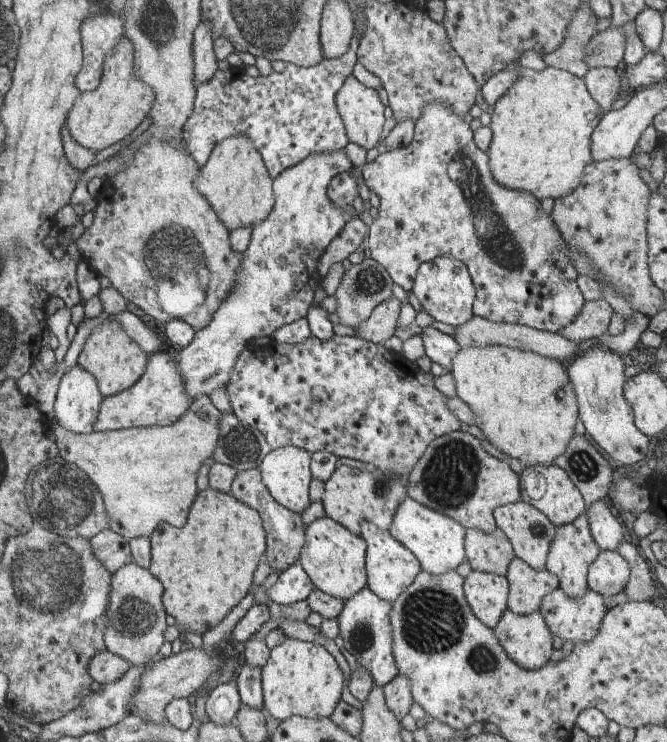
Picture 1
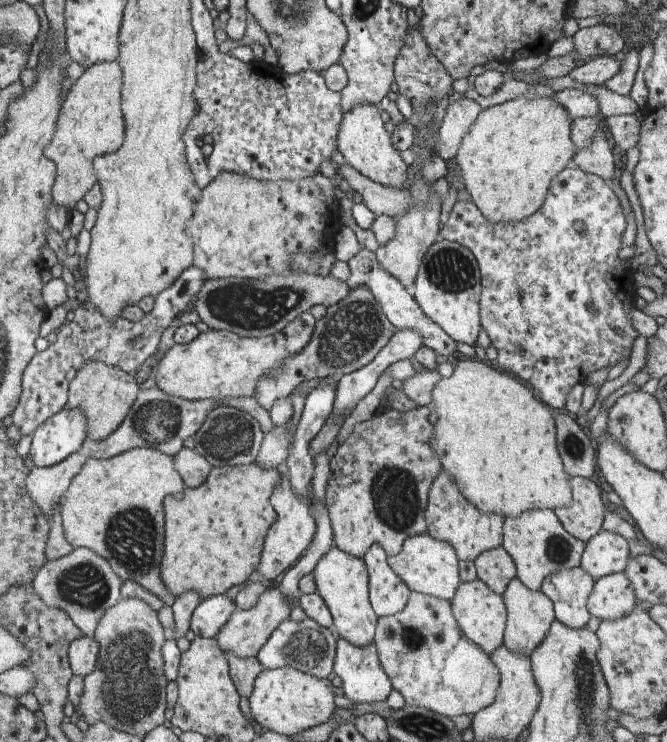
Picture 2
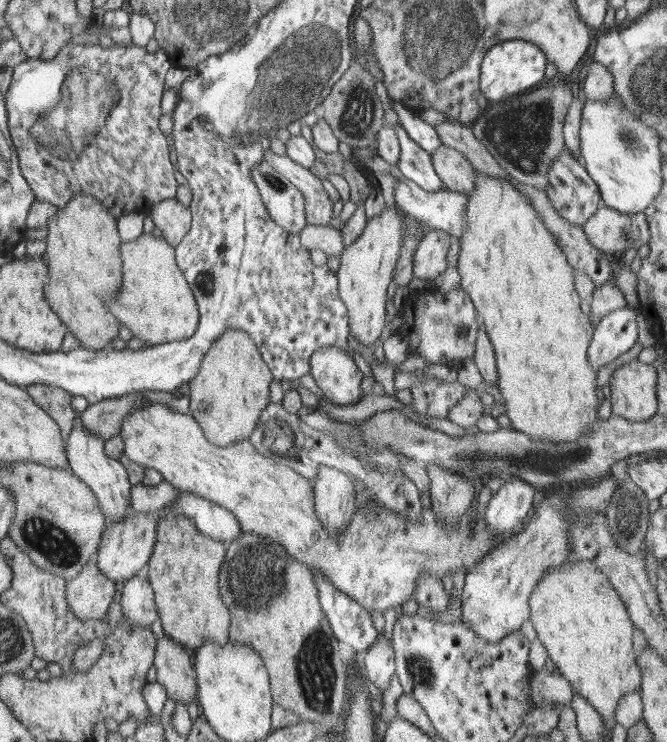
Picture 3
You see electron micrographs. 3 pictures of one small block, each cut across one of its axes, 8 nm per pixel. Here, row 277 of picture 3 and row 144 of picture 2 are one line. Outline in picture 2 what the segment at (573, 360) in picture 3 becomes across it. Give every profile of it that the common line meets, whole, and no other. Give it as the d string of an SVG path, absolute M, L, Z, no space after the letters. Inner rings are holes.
M523 96L482 110L463 136L454 156L460 171L462 184L472 204L490 222L515 223L528 219L544 204L548 188L557 174L575 156L576 149L570 140L571 121L569 114L552 96L526 99Z

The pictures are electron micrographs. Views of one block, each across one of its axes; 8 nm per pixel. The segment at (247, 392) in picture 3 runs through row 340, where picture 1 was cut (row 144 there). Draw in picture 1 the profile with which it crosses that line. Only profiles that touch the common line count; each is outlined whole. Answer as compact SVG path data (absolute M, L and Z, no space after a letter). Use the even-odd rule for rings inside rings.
M245 136L225 138L216 144L205 166L200 167L200 173L195 179L195 188L212 206L225 228L231 232L241 226L250 226L265 220L272 211L275 197L271 194L271 177L267 166L251 140Z

